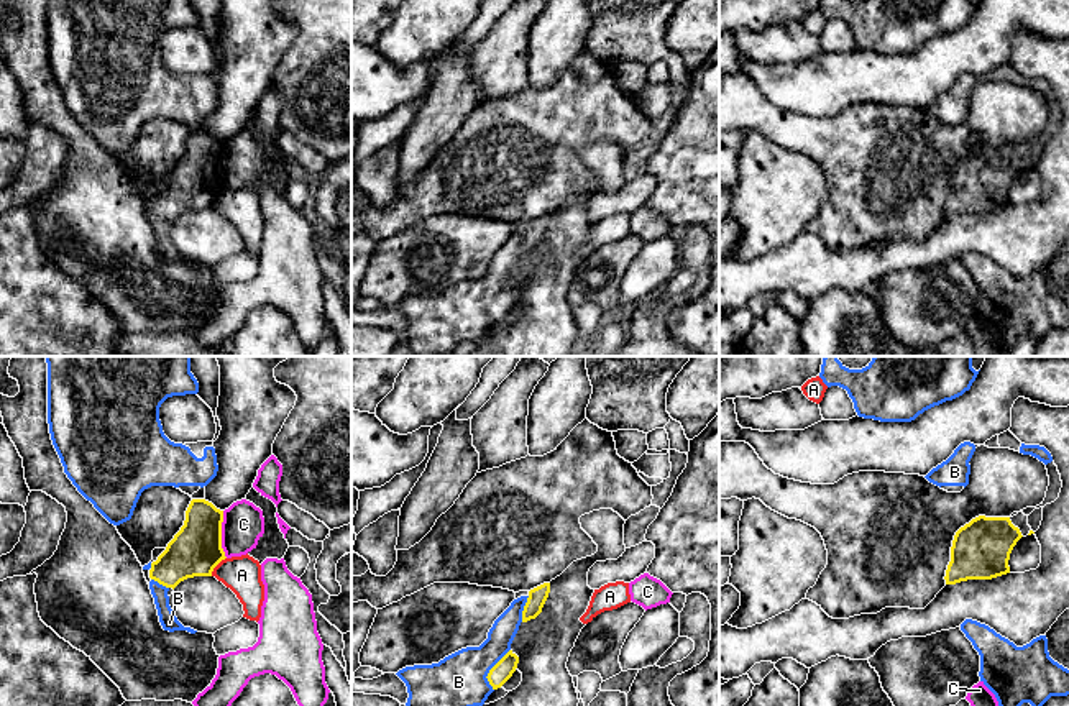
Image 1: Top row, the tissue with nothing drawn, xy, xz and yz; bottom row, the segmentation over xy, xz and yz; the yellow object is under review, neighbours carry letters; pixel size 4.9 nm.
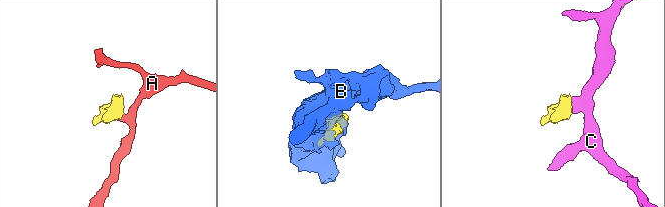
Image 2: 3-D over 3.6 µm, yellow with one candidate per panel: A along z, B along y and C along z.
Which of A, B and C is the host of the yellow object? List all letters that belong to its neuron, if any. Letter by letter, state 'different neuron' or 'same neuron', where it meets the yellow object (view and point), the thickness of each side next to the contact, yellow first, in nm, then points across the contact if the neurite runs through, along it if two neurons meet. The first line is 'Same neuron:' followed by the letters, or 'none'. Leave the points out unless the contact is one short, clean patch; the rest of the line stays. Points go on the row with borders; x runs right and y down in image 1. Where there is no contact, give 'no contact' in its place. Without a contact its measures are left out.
Same neuron: B
A: different neuron; contact xy (215, 565); calibres 240 and 180 nm; border xy (225, 557), (211, 575)
B: same neuron; contact xz (490, 670); calibres 100 and 260 nm
C: different neuron; contact xy (220, 534); calibres 240 and 200 nm; border xy (222, 511), (222, 550), (227, 557)

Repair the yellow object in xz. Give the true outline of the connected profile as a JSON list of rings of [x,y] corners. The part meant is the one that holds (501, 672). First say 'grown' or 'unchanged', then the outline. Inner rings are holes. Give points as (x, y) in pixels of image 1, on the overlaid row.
grown; [[[544,583],[514,599],[479,647],[461,649],[438,663],[399,670],[396,675],[409,693],[406,706],[483,706],[516,672],[519,657],[511,644],[519,626],[542,612],[548,593],[550,583]]]

